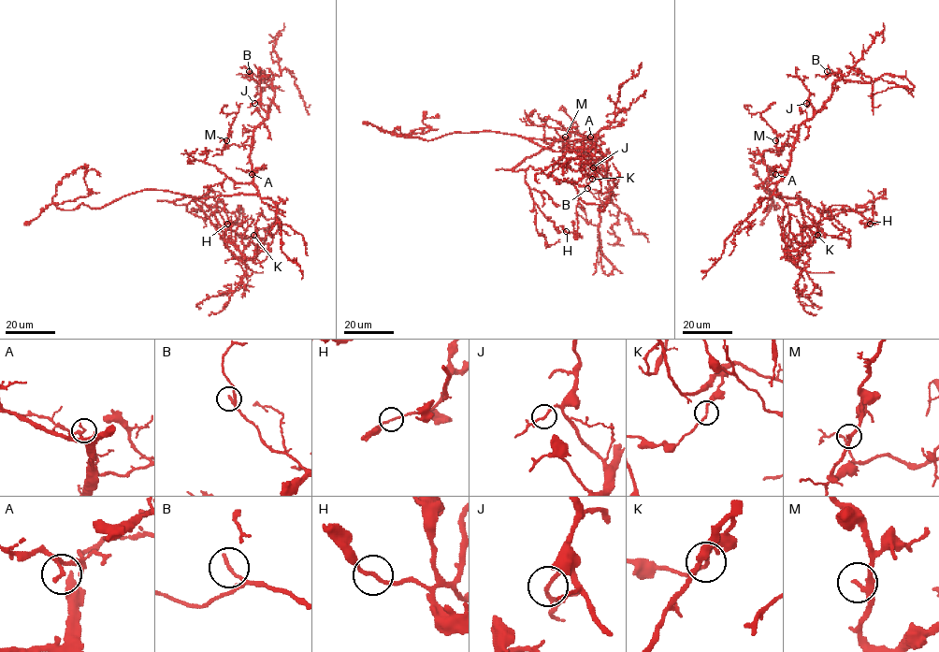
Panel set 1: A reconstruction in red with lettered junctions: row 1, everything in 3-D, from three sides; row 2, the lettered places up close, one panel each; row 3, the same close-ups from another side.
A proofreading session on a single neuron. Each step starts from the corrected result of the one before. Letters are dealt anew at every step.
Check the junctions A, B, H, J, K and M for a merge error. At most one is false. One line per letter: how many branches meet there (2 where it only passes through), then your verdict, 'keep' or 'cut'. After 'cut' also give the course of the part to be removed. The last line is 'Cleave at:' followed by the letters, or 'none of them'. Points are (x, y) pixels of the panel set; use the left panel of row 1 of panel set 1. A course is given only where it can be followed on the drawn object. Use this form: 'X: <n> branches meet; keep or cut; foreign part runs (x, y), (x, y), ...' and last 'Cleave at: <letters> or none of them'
A: 2 branches meet; keep
B: 2 branches meet; keep
H: 2 branches meet; keep
J: 2 branches meet; keep
K: 2 branches meet; cut; foreign part runs (254, 236), (238, 259), (203, 203), (157, 190), (101, 208), (57, 207), (92, 194), (88, 171), (100, 177)
M: 2 branches meet; keep
Cleave at: K

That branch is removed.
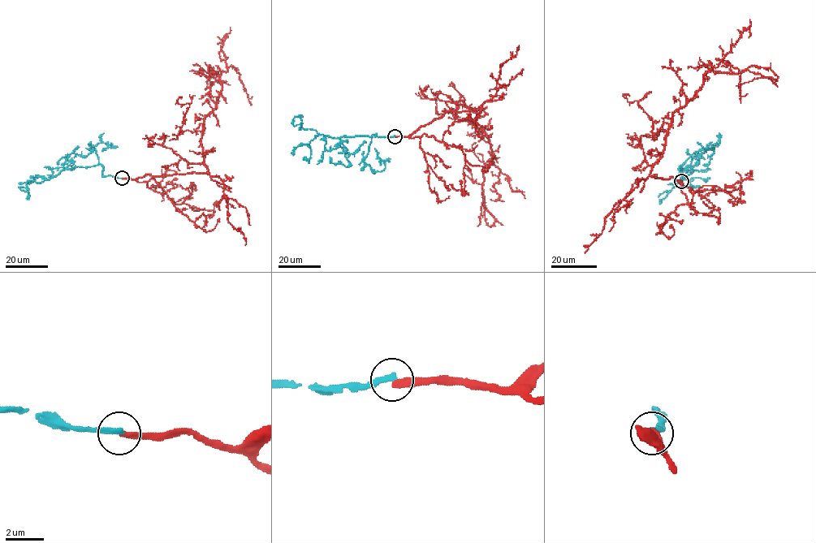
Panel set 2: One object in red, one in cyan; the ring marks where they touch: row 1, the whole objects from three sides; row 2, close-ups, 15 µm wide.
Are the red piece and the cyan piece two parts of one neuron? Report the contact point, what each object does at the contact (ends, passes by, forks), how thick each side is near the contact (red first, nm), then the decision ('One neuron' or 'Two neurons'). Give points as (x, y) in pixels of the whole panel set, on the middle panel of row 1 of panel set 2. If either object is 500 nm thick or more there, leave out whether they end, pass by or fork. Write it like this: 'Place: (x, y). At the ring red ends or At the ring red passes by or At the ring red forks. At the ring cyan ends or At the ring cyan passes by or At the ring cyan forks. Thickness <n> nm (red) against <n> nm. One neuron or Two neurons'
Place: (395, 136). At the ring red ends. At the ring cyan ends. Thickness 320 nm (red) against 280 nm. Two neurons

